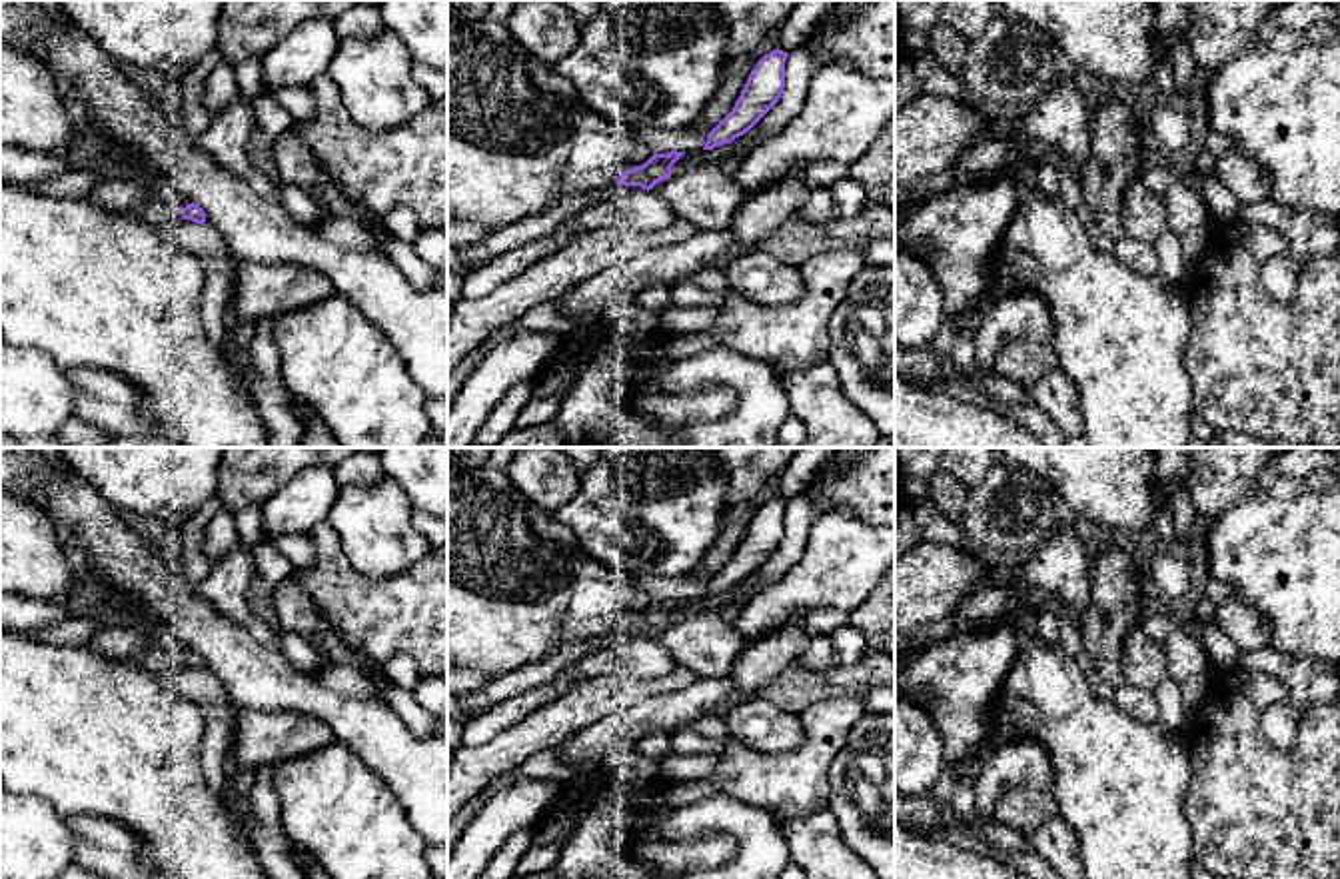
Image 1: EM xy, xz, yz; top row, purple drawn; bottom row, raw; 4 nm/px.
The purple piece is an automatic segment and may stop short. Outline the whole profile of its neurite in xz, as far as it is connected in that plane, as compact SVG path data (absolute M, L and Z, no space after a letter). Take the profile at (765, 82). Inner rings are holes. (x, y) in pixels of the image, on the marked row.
M777 48L757 62L733 110L707 134L703 150L713 150L747 134L779 102L785 88L787 56Z

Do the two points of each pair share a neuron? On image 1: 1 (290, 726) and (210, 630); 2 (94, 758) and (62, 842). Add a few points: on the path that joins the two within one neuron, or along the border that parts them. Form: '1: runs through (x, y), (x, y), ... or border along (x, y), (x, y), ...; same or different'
1: border along (236, 708), (298, 710), (324, 724); different
2: border along (22, 796), (44, 800), (64, 818); different

